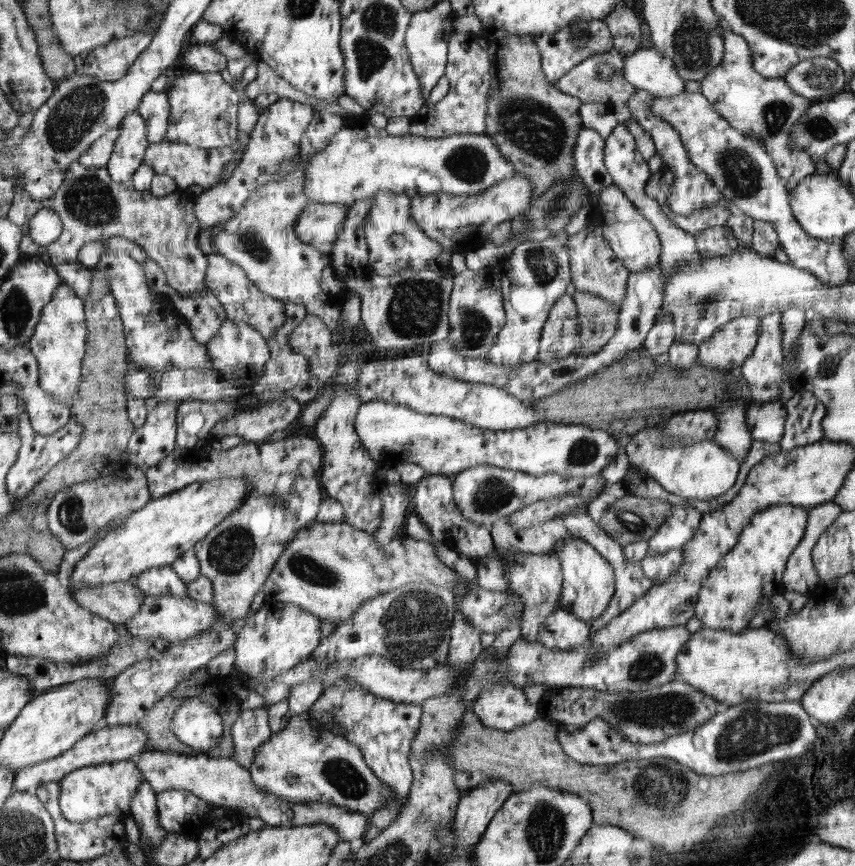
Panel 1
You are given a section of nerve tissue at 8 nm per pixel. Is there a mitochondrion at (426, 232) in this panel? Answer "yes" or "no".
no

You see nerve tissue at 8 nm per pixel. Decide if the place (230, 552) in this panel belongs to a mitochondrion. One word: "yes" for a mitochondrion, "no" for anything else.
yes

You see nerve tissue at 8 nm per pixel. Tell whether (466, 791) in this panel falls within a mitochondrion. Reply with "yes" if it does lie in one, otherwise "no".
no

